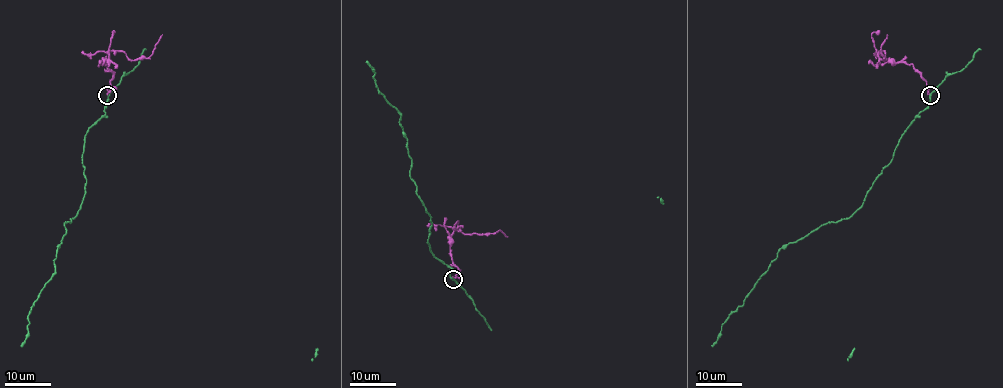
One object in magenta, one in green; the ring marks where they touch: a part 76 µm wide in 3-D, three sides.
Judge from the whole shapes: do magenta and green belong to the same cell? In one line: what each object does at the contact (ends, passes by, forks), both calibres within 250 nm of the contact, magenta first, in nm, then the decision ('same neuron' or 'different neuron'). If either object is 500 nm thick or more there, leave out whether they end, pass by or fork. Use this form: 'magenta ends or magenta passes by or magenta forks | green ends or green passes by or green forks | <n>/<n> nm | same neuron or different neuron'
magenta passes by | green passes by | 170/200 nm | different neuron

